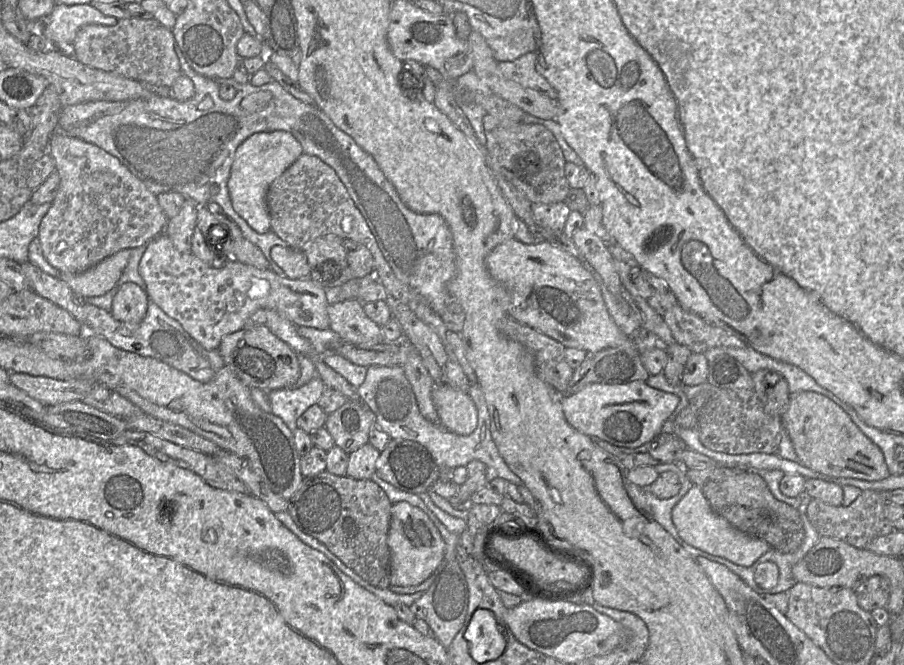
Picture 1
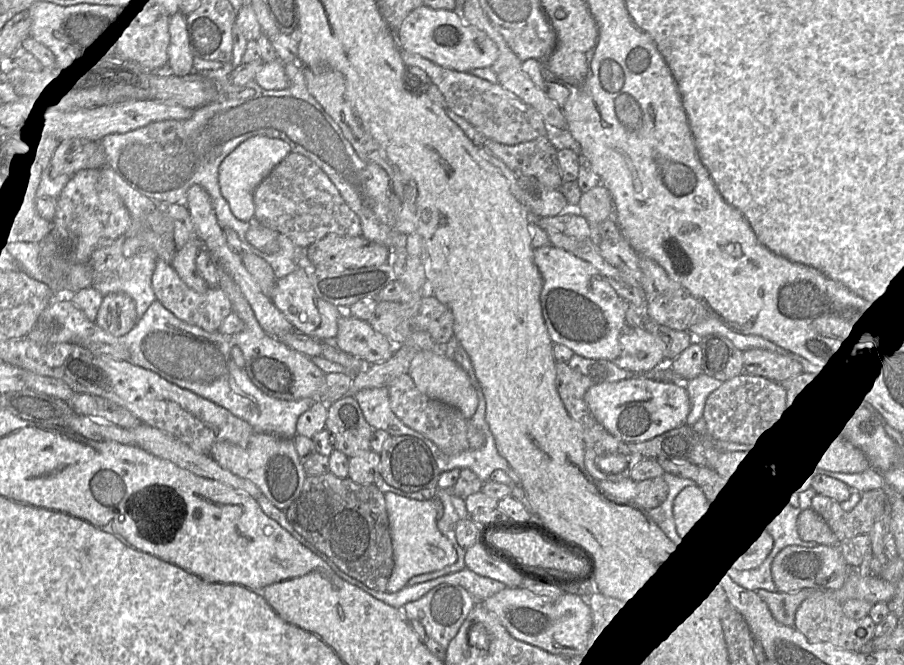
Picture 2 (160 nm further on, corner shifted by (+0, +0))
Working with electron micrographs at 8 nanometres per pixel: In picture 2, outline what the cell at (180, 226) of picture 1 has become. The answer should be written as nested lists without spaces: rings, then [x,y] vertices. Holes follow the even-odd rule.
[[[187,242],[182,248],[177,249],[170,265],[188,287],[198,293],[204,293],[209,286],[195,264],[200,247],[198,242]]]

